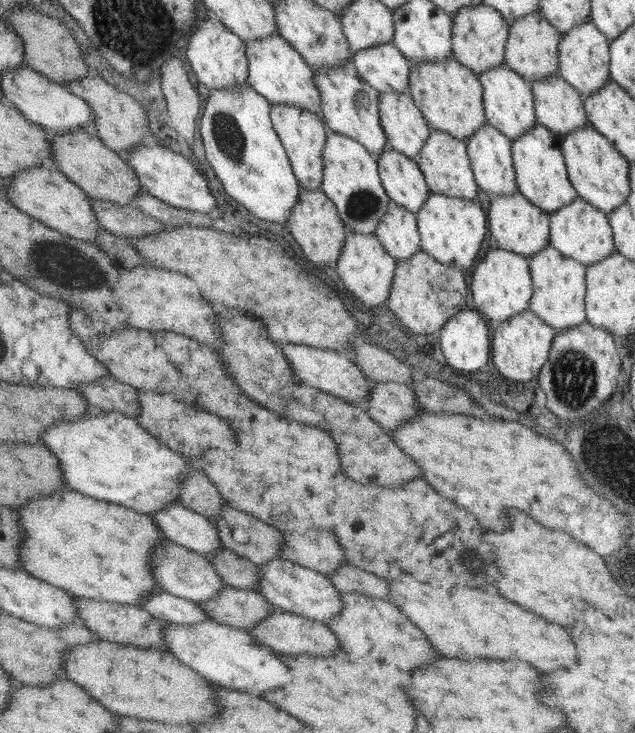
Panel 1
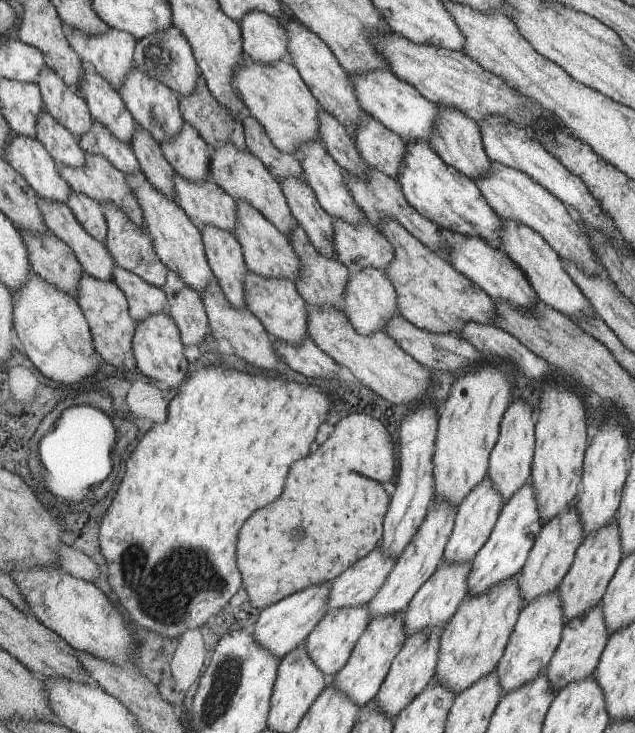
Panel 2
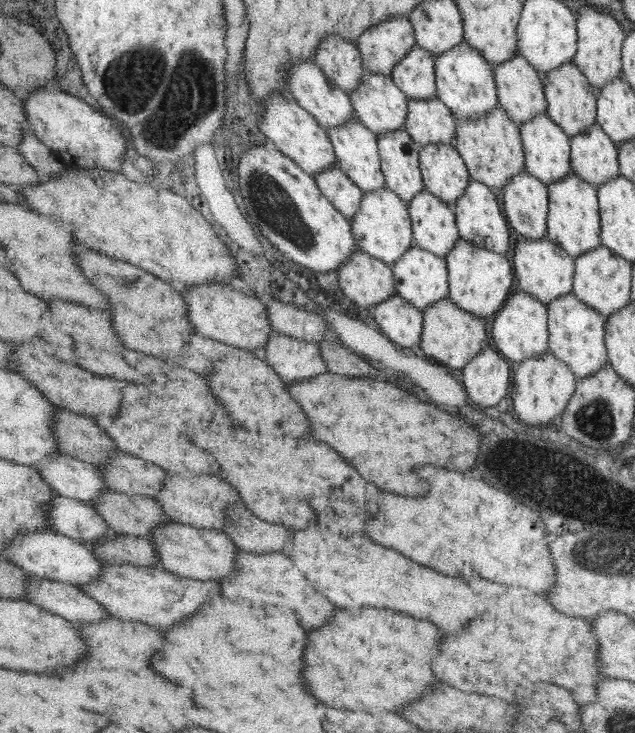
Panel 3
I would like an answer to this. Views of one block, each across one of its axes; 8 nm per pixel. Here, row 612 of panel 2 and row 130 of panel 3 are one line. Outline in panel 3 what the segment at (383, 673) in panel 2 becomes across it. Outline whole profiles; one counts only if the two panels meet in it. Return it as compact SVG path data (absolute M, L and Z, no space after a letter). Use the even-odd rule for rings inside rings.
M402 129L377 136L386 186L410 202L424 190L419 164L420 143Z

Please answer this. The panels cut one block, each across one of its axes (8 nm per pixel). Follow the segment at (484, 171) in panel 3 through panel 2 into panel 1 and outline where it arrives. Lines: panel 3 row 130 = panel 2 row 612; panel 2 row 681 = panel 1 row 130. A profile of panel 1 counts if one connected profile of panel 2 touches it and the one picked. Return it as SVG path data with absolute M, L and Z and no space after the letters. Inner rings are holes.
M448 56L438 62L412 64L411 76L408 79L410 79L408 83L410 83L411 99L423 112L432 129L465 140L488 123L484 114L483 86L479 76L456 58Z

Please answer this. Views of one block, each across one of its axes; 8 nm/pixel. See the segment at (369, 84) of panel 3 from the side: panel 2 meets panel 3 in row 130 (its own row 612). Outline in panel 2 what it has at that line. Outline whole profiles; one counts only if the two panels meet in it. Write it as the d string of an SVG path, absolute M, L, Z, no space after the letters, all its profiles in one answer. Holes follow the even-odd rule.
M435 499L430 504L428 517L419 526L412 542L396 558L395 568L392 569L383 588L369 602L368 606L371 607L372 618L384 617L387 614L400 611L404 612L411 604L415 594L444 561L448 541L454 532L456 516L458 516L457 508L453 507L452 503L446 499Z

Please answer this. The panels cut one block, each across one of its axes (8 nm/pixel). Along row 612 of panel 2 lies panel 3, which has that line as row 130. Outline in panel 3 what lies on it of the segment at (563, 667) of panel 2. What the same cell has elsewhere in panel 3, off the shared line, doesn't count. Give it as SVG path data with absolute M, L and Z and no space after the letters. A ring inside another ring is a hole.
M598 122L582 135L572 137L572 168L575 174L598 186L618 176L618 150Z

